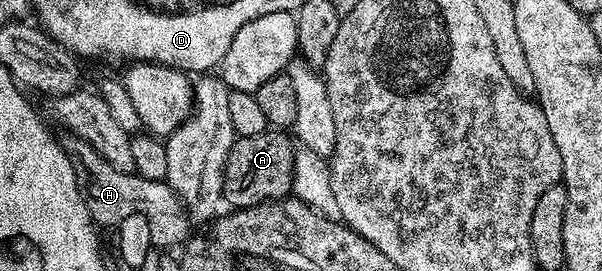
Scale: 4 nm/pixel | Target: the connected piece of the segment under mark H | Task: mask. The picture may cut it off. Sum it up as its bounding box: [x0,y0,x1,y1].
[63,138,189,250]

